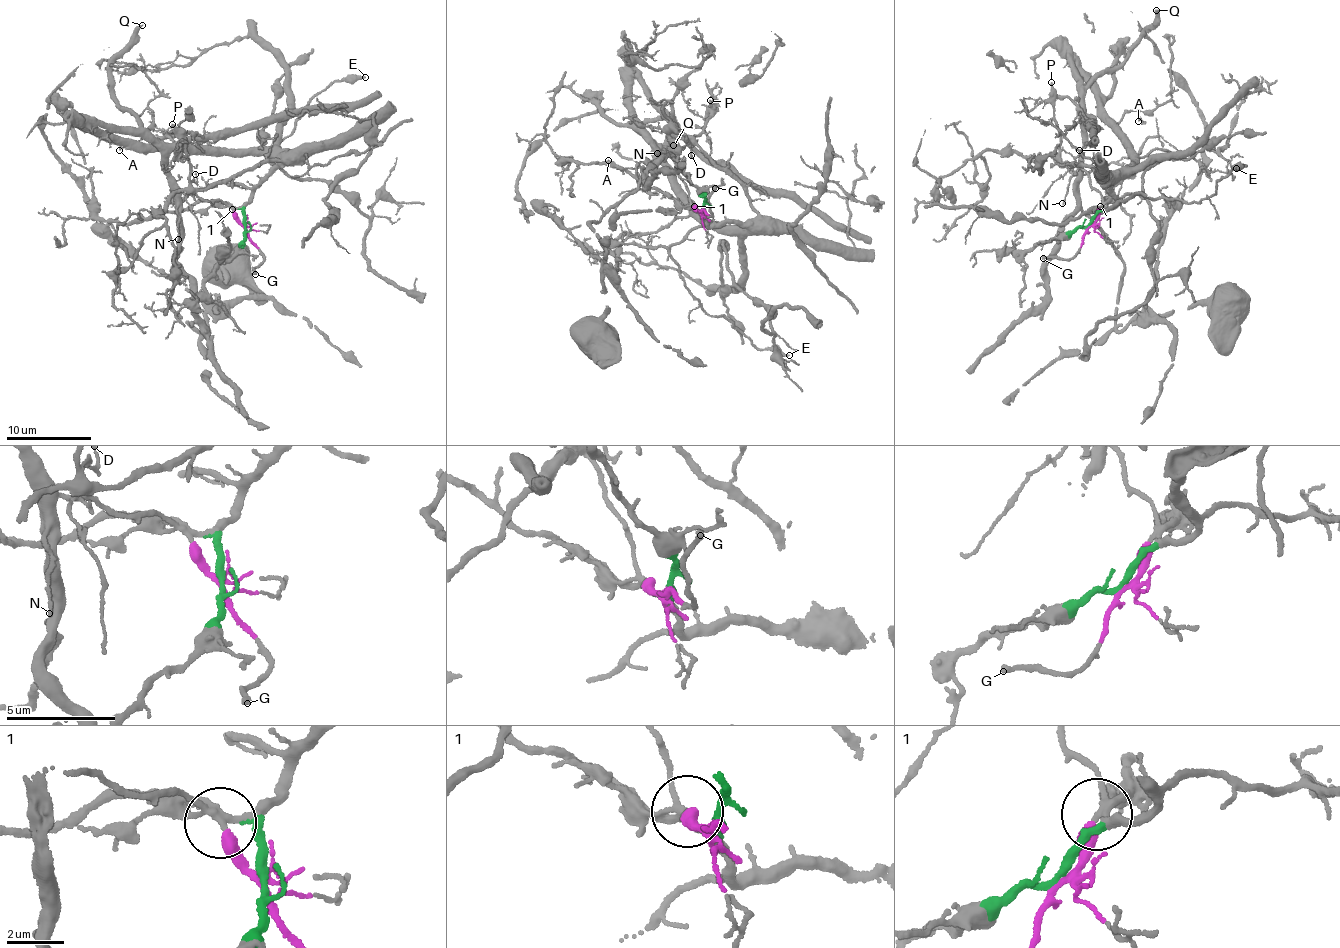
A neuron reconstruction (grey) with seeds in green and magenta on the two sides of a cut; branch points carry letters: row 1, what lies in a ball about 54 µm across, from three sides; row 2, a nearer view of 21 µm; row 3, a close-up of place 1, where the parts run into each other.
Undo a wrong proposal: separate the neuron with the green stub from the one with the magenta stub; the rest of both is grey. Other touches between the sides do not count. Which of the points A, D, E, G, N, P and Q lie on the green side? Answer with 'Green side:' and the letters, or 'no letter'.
Green side: A, D, E, P

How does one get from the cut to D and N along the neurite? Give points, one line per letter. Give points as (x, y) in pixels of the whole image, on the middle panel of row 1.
D: (703, 208), (709, 226), (739, 220), (747, 223), (756, 216), (743, 185), (694, 140), (691, 155)
N: (703, 210), (692, 204), (677, 166), (665, 150), (656, 153)

